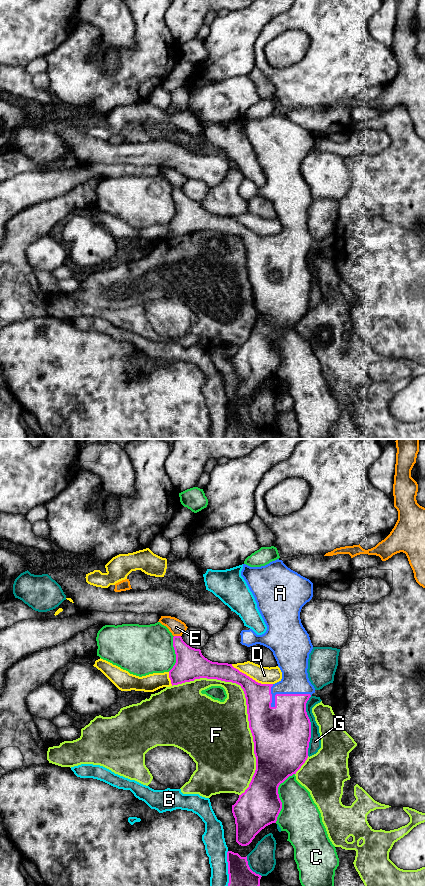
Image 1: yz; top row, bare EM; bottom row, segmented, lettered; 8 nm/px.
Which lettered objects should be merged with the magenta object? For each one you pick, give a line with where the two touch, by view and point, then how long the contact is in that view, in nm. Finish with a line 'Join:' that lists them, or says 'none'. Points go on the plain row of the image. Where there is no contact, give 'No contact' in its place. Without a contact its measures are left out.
A: Touches magenta at yz (285, 246). Shared border 340 nm
Join: A

